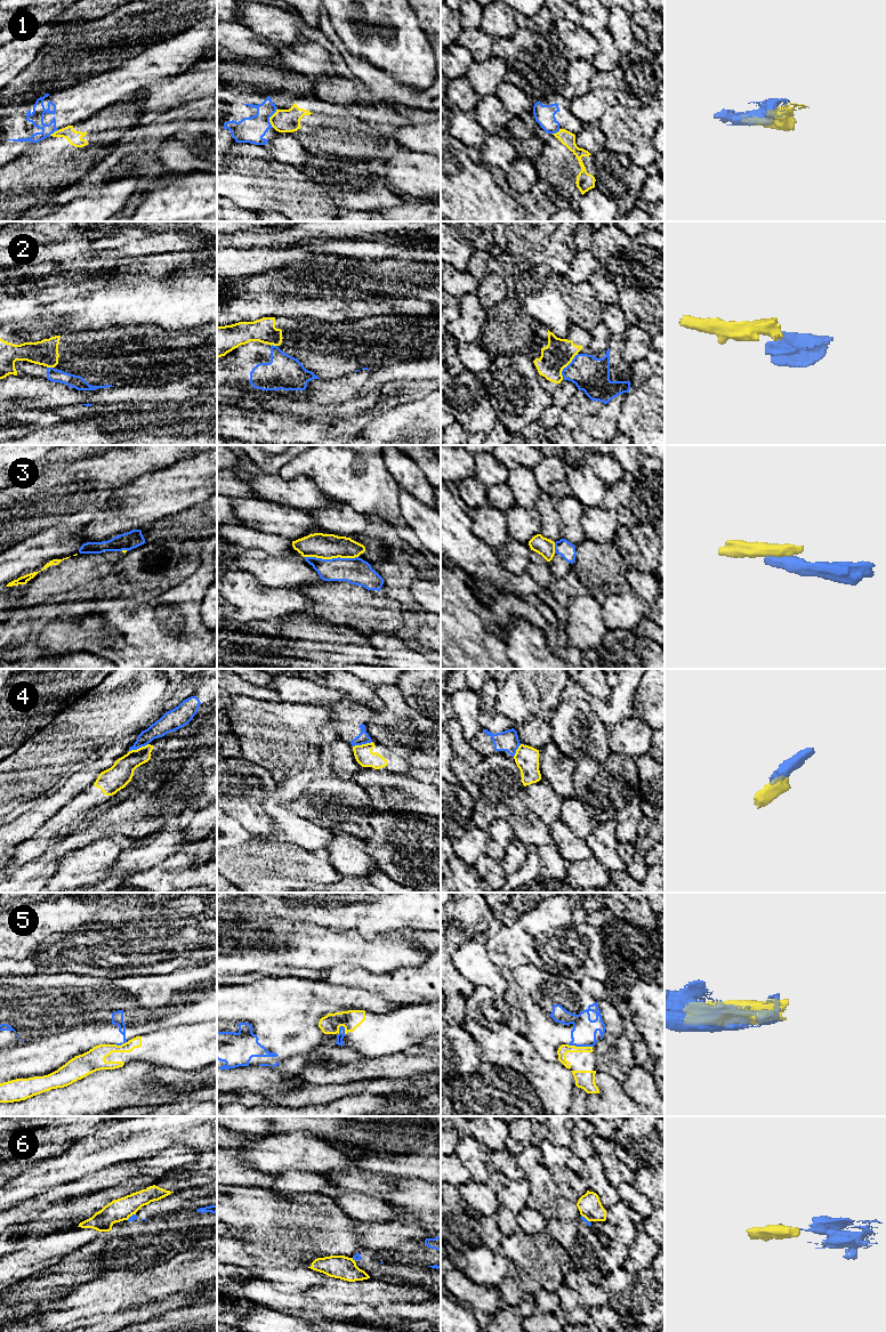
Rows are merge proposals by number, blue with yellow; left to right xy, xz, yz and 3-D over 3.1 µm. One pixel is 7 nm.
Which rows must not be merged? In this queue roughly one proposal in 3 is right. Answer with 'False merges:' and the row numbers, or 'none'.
False merges: 1, 2, 3, 4, 5, 6

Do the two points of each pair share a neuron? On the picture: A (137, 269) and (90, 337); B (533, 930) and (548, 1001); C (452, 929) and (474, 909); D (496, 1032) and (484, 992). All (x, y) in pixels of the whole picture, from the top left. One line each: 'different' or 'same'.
A: different
B: same
C: same
D: same

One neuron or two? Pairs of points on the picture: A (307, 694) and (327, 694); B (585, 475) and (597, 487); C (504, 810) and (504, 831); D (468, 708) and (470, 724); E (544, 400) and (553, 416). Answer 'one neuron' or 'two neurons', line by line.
A: one neuron
B: one neuron
C: two neurons
D: one neuron
E: two neurons

